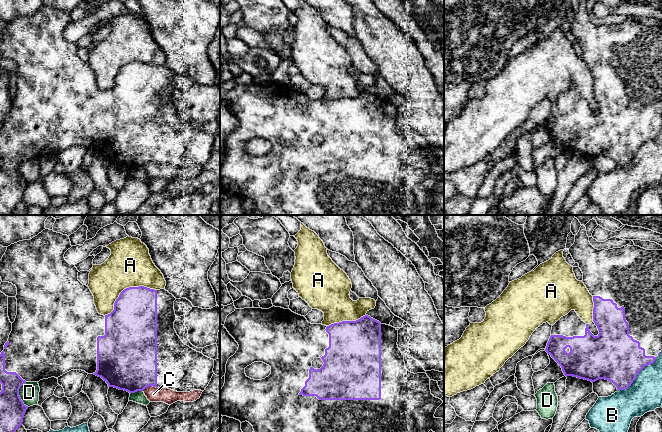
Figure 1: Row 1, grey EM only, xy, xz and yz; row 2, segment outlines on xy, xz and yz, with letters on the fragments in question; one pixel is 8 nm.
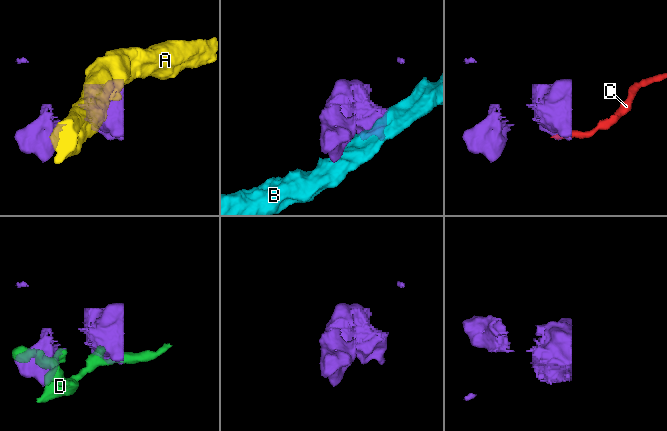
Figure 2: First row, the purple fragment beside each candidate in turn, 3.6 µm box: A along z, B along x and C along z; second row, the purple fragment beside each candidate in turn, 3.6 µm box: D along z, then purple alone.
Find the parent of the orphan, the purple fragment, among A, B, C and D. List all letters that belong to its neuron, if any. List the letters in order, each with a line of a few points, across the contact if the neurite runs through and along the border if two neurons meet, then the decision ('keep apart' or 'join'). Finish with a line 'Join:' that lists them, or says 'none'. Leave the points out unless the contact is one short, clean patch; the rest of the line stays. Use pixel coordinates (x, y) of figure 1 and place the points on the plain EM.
A: keep apart
B: keep apart
C: line xy (156, 163), (149, 162), (142, 166); keep apart
D: keep apart
Join: none

